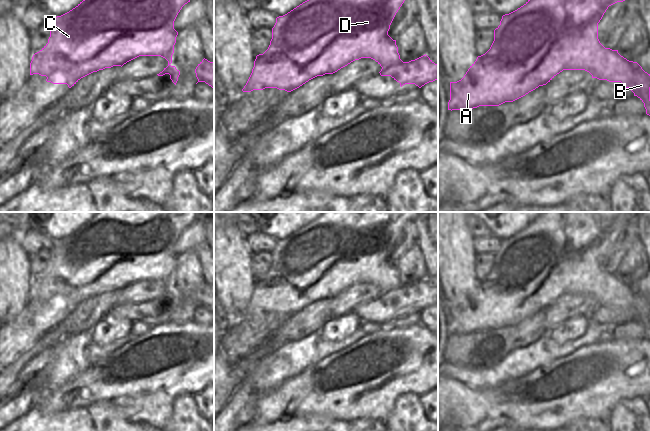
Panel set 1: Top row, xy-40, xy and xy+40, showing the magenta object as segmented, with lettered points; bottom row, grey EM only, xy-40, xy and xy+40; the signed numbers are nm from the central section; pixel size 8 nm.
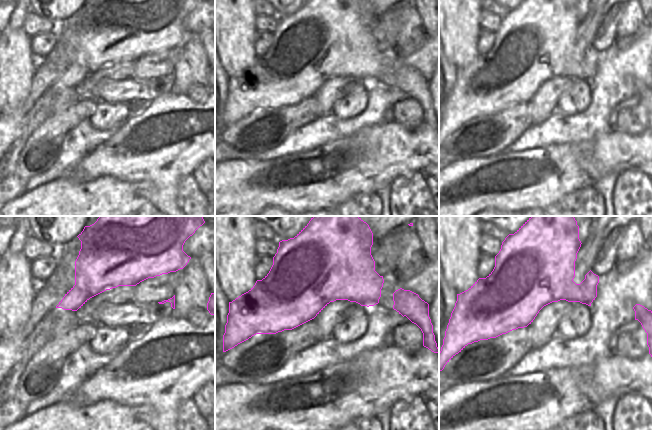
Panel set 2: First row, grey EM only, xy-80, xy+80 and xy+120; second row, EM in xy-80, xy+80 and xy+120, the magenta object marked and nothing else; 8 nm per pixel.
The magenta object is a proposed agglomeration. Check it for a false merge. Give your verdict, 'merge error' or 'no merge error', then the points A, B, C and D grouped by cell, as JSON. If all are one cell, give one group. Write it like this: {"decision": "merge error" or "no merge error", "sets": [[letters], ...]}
{"decision": "no merge error", "sets": [["A", "B", "C", "D"]]}

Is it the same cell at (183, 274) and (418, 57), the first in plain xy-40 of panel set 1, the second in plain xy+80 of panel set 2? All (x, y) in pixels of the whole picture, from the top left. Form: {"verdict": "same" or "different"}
{"verdict": "different"}

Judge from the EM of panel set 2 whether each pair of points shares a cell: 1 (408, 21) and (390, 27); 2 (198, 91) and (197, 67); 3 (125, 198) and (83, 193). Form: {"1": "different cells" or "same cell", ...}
{"1": "different cells", "2": "different cells", "3": "same cell"}

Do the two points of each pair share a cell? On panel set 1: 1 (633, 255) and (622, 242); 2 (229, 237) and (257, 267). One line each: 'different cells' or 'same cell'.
1: different cells
2: different cells

